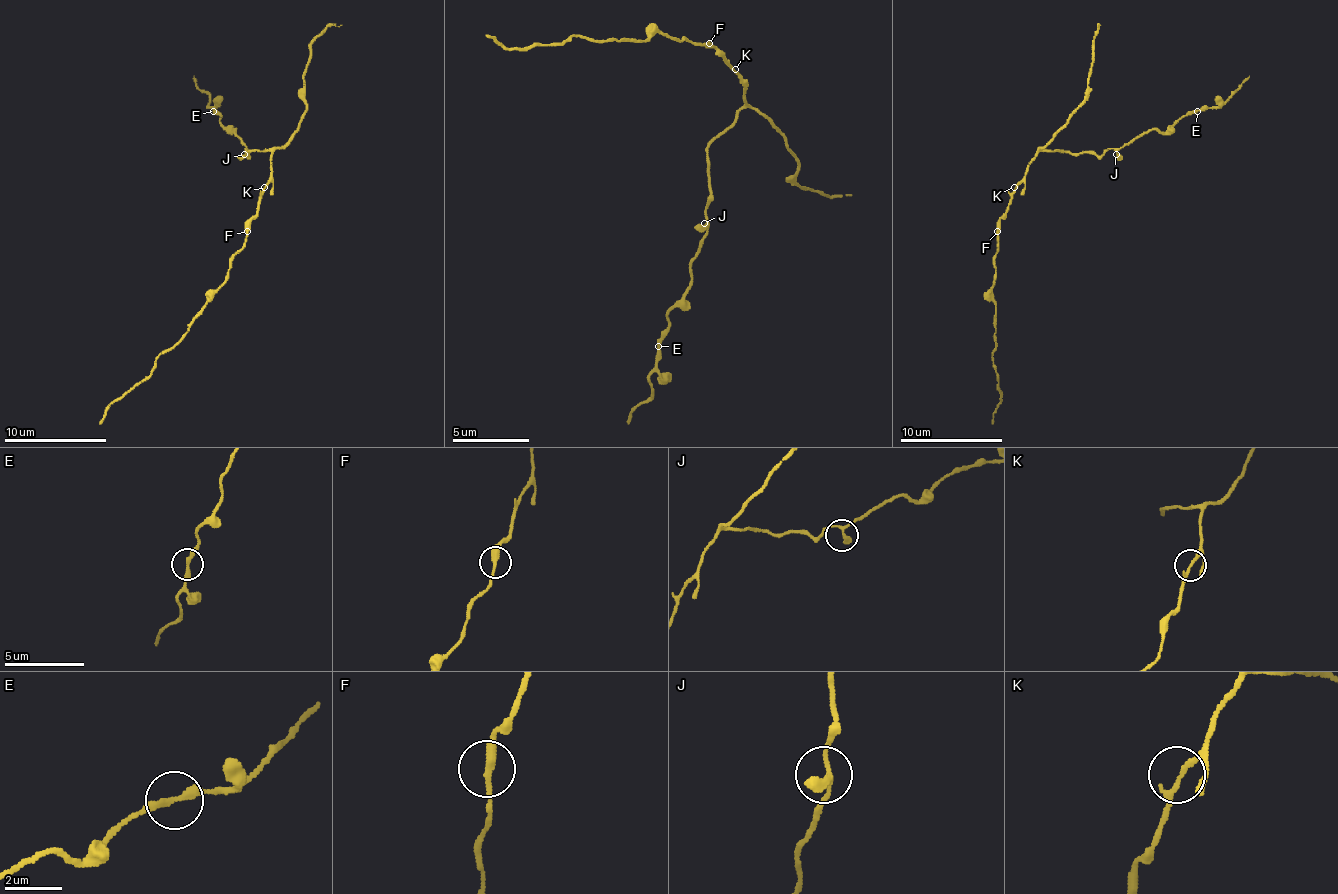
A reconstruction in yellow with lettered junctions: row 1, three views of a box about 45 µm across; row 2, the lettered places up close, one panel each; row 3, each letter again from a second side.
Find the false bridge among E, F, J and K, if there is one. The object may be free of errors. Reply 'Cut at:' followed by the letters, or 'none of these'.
Cut at: none of these

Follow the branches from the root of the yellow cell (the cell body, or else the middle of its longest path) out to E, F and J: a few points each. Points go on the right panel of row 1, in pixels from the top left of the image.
E: (1017, 187), (1027, 164), (1039, 152), (1101, 154), (1121, 149), (1154, 129), (1167, 131), (1180, 118), (1197, 111)
F: (1017, 187), (1009, 210), (999, 220), (996, 231)
J: (1017, 187), (1027, 172), (1027, 164), (1039, 152), (1101, 154), (1113, 149), (1116, 154)

